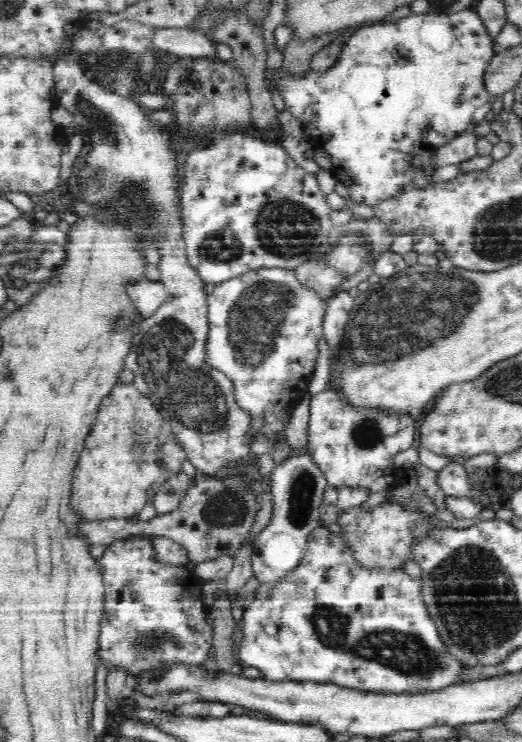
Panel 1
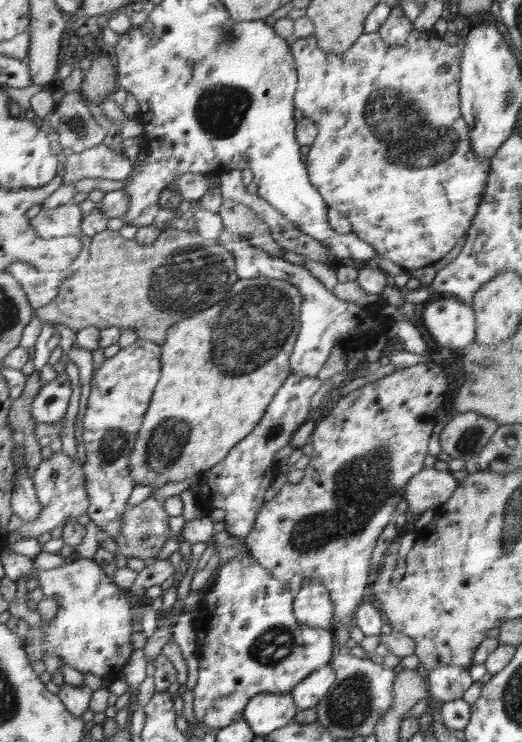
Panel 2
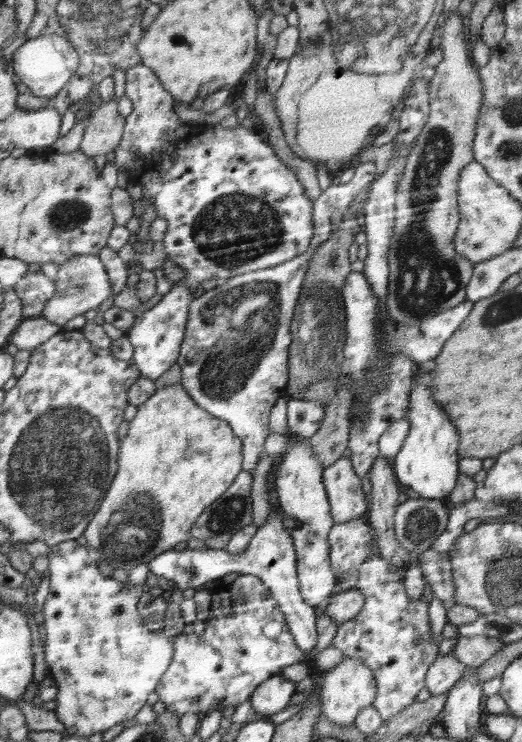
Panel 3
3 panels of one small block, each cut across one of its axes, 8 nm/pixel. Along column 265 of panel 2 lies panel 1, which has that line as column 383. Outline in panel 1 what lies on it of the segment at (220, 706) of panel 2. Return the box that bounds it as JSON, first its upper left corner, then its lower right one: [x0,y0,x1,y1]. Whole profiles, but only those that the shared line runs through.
[238,526,464,693]

